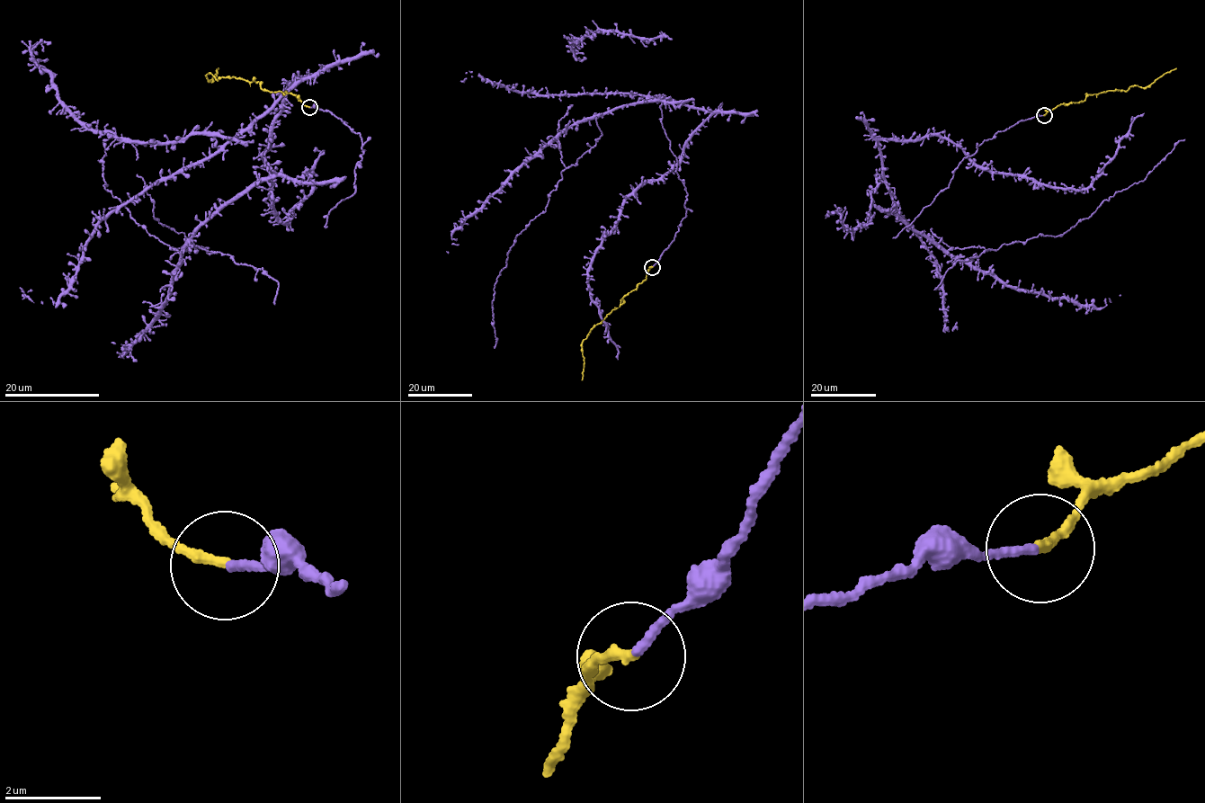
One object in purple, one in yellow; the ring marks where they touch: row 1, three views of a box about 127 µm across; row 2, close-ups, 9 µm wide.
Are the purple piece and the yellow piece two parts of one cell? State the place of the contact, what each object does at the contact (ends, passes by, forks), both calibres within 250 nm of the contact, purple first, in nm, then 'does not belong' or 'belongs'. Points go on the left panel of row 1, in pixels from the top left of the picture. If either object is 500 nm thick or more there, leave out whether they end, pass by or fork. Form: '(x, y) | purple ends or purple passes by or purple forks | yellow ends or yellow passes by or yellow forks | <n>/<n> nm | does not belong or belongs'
(309, 107) | purple ends | yellow ends | 160/190 nm | belongs

